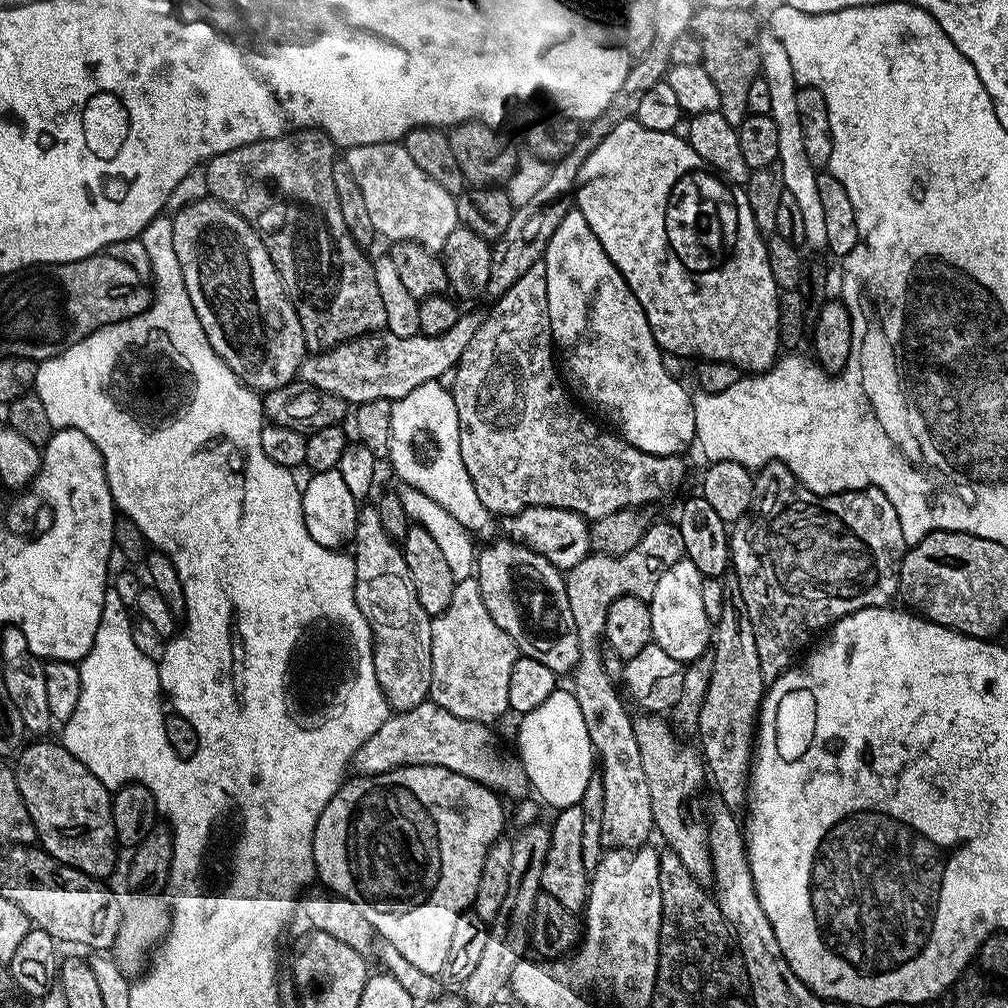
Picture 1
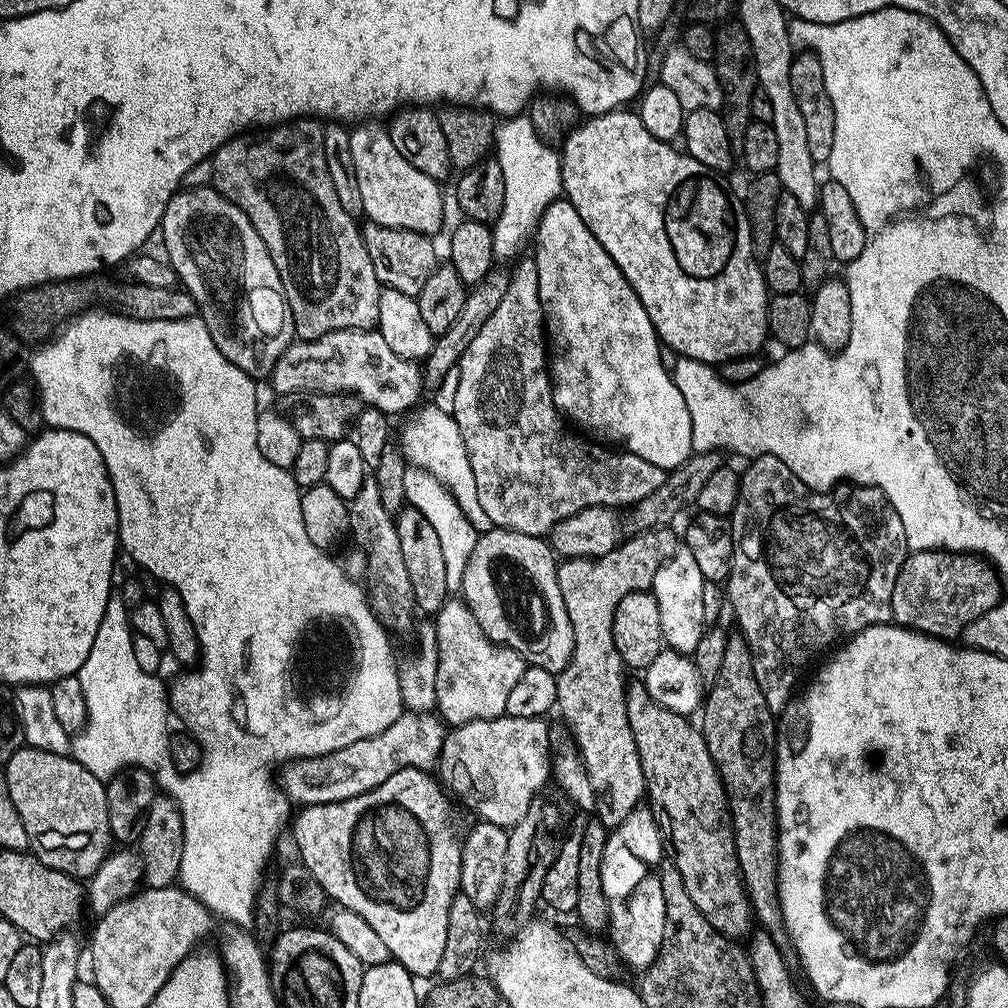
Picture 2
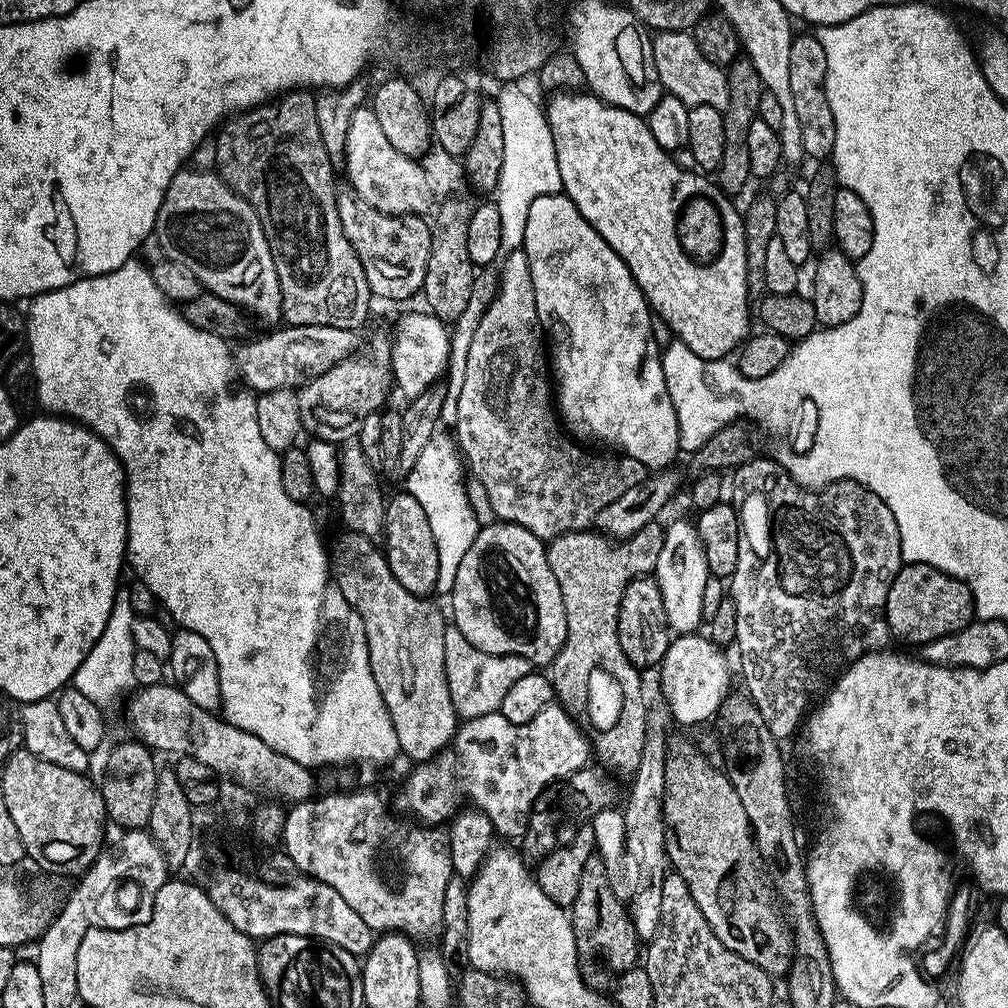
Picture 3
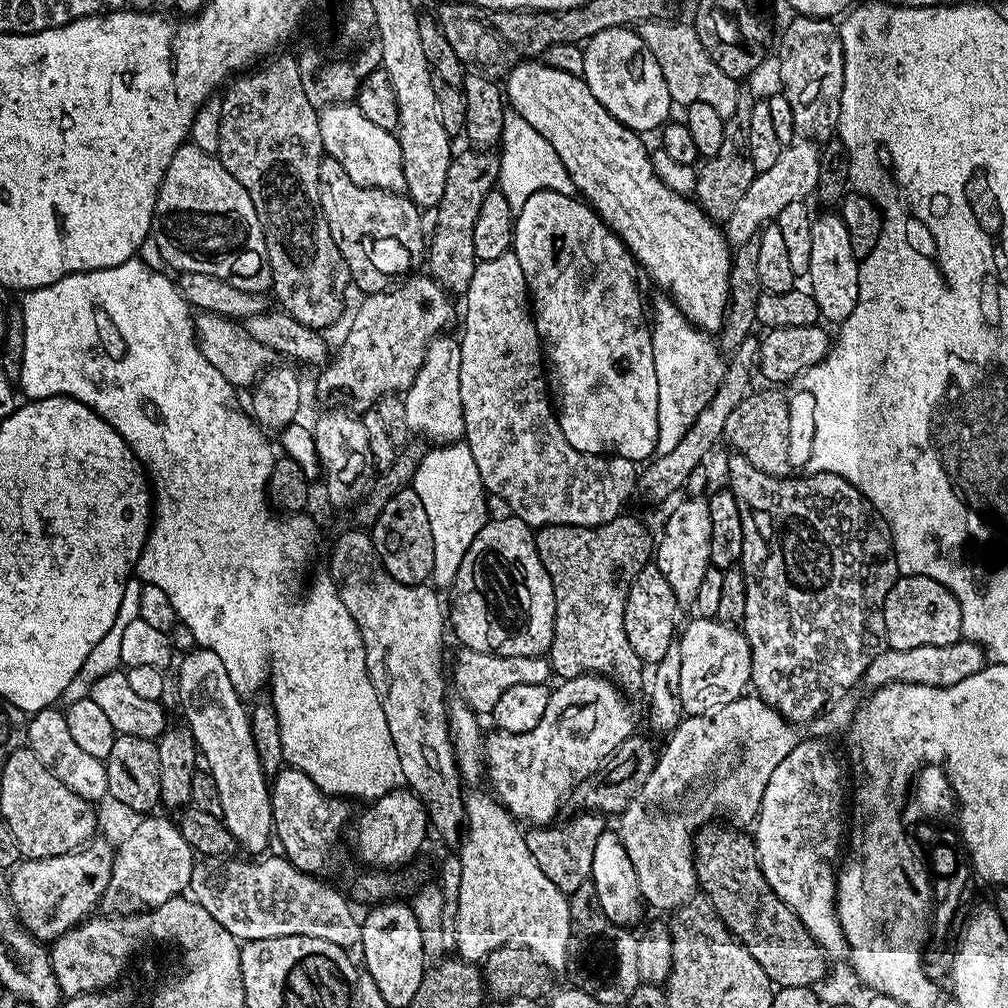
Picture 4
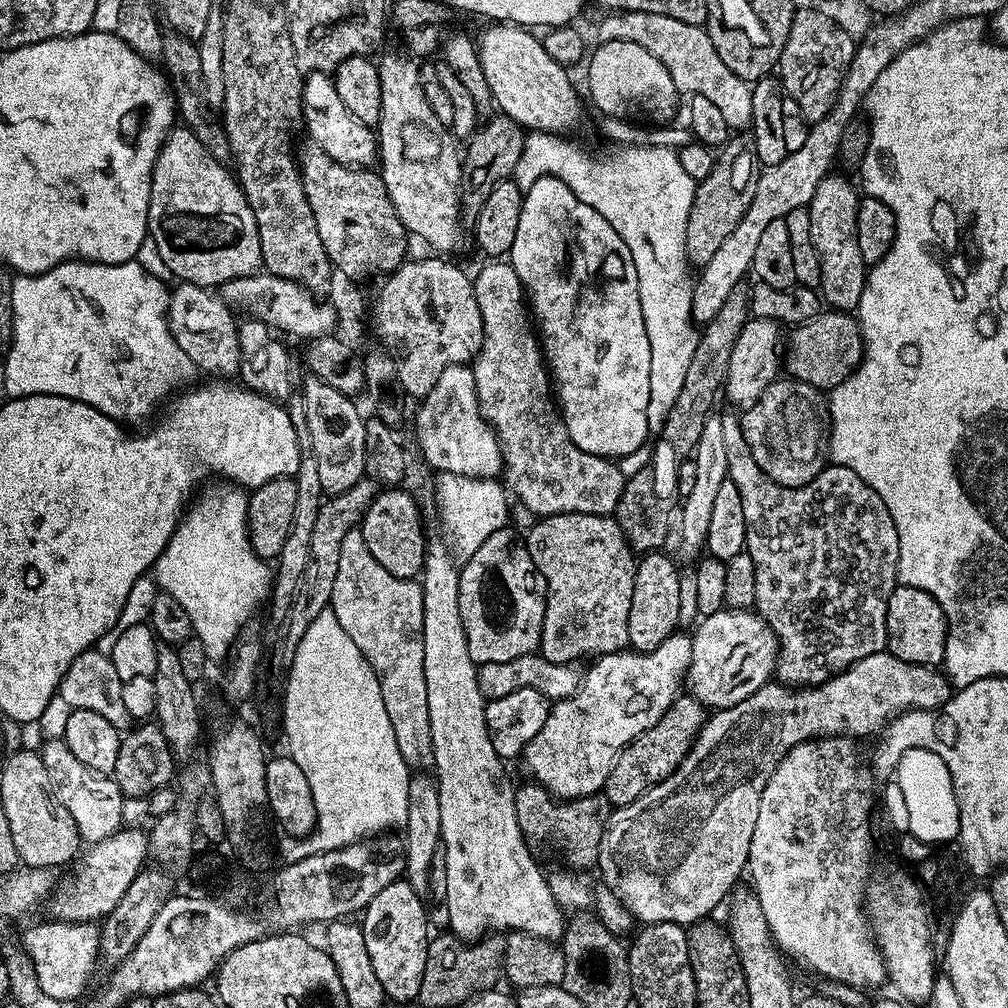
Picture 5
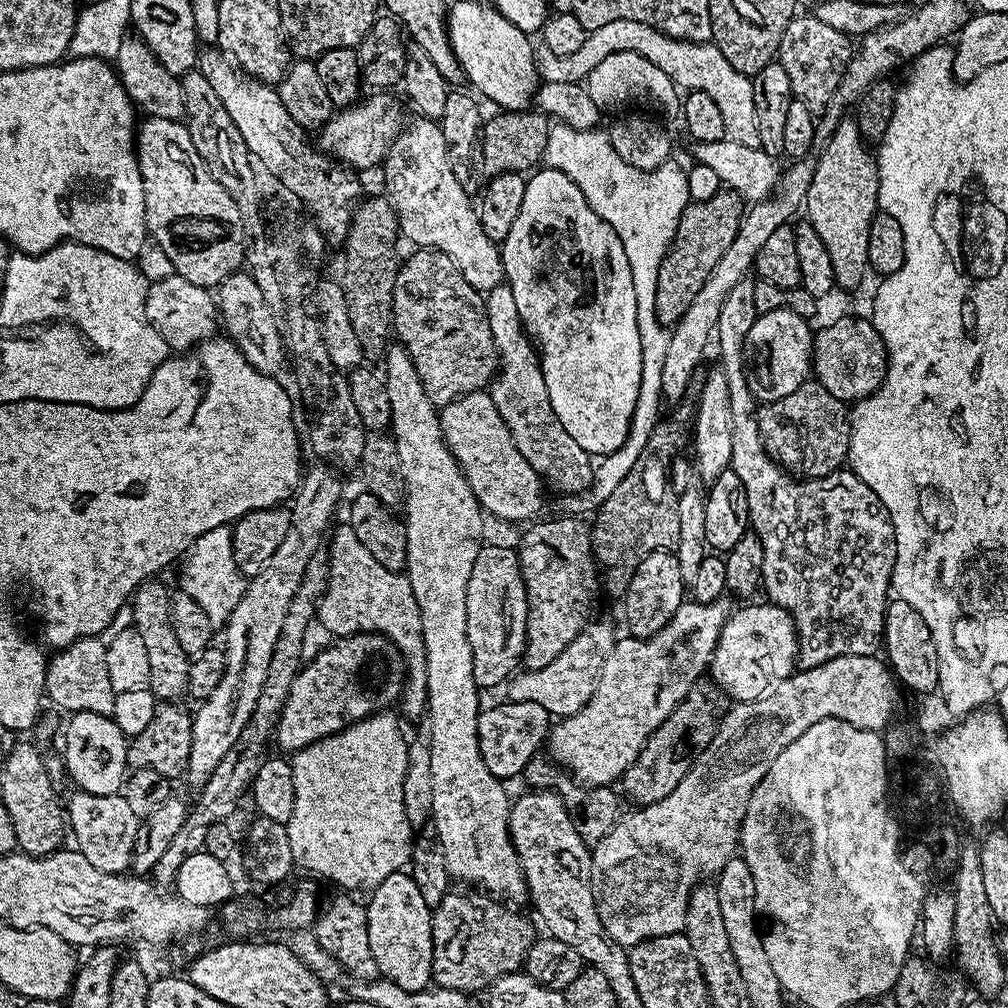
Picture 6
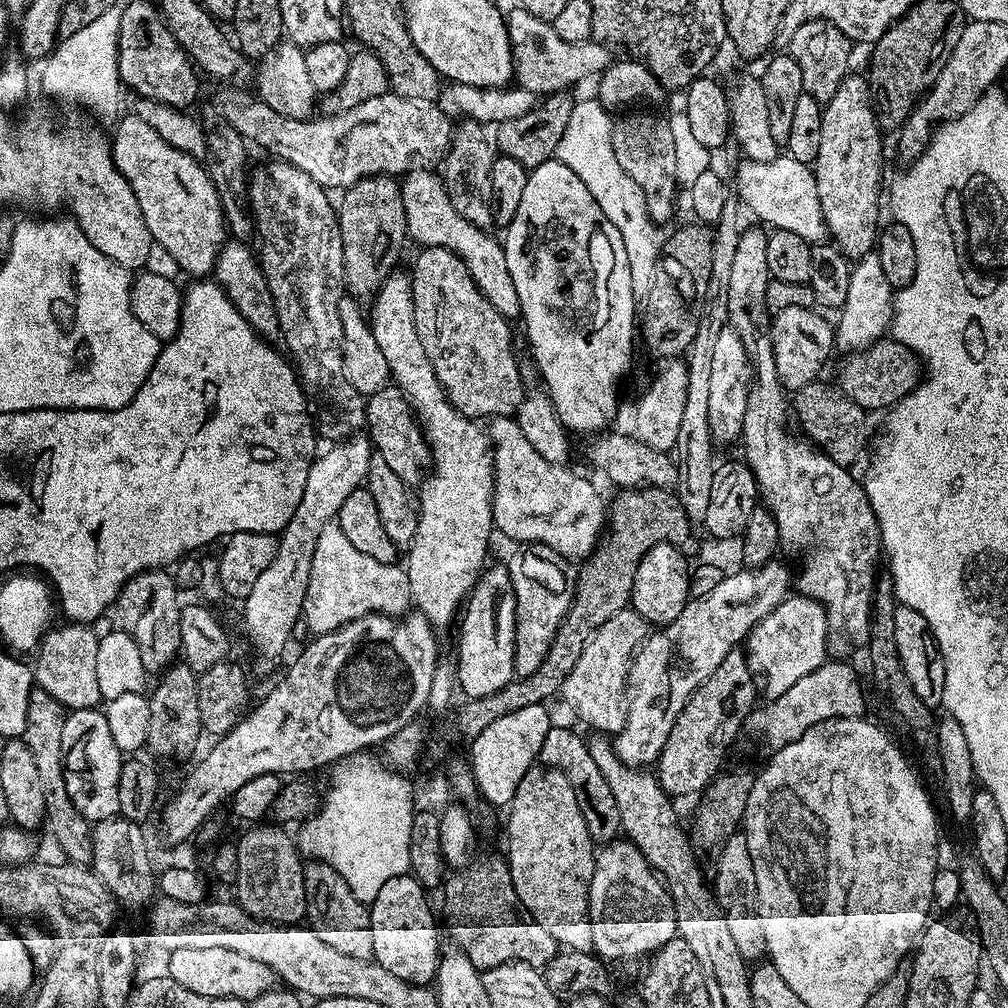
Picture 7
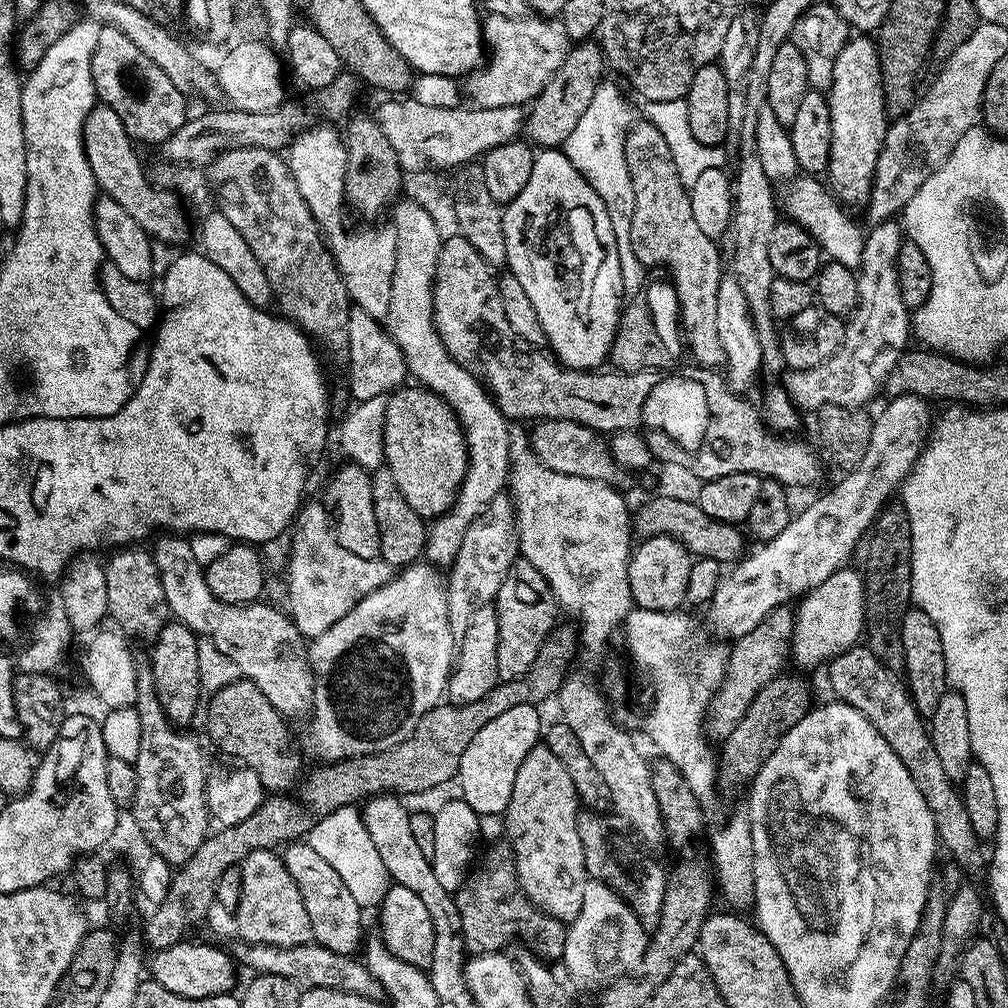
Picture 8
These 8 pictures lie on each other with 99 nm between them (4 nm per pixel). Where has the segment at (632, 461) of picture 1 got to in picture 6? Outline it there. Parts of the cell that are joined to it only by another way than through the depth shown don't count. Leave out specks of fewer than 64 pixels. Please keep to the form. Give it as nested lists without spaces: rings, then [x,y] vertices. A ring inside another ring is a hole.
[[[505,282],[490,290],[484,301],[490,318],[490,334],[494,334],[494,346],[500,359],[500,367],[490,385],[492,401],[502,414],[502,422],[514,438],[514,446],[522,453],[522,458],[534,466],[541,480],[556,492],[581,494],[592,486],[594,460],[570,434],[566,434],[554,406],[550,406],[550,394],[546,390],[546,378],[542,378],[540,354],[532,343],[532,337],[524,328],[514,303],[514,290]]]

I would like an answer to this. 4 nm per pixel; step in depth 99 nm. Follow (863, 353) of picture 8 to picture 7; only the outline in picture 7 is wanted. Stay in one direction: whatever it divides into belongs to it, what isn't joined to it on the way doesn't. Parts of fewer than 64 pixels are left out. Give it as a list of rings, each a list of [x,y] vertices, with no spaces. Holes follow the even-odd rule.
[[[875,250],[867,252],[863,258],[852,264],[850,287],[846,302],[838,310],[840,324],[834,328],[834,344],[844,354],[859,353],[867,350],[873,343],[885,335],[892,327],[892,301],[894,289],[886,282],[886,273],[882,270],[882,261]]]

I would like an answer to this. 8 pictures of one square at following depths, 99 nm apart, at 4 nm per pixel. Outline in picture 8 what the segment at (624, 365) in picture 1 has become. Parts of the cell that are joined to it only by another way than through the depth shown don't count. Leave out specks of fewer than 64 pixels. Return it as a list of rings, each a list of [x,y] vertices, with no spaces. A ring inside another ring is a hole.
[[[544,150],[537,155],[534,170],[530,170],[530,182],[526,182],[518,198],[506,205],[503,216],[507,271],[518,278],[522,290],[526,290],[526,298],[530,298],[538,314],[538,322],[542,322],[551,355],[566,368],[599,369],[603,365],[600,363],[609,359],[612,350],[616,327],[622,319],[620,296],[624,292],[614,226],[602,198],[598,198],[564,151]],[[596,299],[600,299],[600,304],[592,304]]]

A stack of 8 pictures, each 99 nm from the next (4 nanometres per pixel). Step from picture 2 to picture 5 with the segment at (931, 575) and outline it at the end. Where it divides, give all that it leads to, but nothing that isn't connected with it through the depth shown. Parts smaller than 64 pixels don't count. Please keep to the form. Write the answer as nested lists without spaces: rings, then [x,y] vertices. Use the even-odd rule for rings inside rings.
[[[897,586],[888,599],[886,610],[886,630],[888,631],[887,651],[892,652],[902,662],[940,666],[944,663],[948,620],[942,606],[926,590]]]

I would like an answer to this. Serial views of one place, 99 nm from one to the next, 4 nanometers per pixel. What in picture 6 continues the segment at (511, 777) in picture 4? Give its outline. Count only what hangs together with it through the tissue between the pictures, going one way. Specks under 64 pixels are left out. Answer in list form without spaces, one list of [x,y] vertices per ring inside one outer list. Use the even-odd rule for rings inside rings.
[[[721,598],[709,604],[685,602],[676,611],[674,618],[670,618],[670,622],[666,622],[666,626],[662,626],[662,630],[658,630],[658,634],[654,634],[649,640],[617,639],[606,658],[590,702],[573,716],[557,719],[551,725],[546,741],[551,759],[585,786],[615,785],[615,780],[617,783],[636,761],[654,730],[658,730],[658,726],[666,722],[666,718],[688,696],[697,680],[709,671],[712,655],[722,634],[722,626],[730,615],[726,601],[727,599]]]

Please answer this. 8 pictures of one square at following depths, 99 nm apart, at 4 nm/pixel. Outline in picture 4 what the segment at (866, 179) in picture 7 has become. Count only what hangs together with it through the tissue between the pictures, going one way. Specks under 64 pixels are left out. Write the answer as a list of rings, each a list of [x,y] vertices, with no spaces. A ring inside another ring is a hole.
[[[835,211],[824,212],[825,216],[817,215],[810,230],[810,270],[806,277],[807,287],[810,289],[814,302],[818,302],[818,310],[825,321],[829,320],[833,326],[844,323],[850,314],[854,314],[854,306],[860,301],[860,261],[854,254],[854,246],[850,246],[850,233],[846,230],[846,222]]]

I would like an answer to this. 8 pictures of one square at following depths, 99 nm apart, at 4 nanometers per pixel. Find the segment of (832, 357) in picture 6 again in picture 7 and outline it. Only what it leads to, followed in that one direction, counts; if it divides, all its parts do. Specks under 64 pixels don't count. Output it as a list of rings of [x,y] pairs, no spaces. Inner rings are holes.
[[[890,336],[881,337],[865,352],[851,353],[845,360],[840,370],[838,387],[867,412],[892,407],[912,392],[923,379],[923,365],[919,357]]]

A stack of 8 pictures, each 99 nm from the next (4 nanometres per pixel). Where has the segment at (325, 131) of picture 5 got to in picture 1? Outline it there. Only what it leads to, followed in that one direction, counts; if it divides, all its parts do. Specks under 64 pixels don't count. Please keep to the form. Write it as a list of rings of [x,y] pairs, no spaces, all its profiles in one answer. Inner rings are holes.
[[[403,143],[354,146],[343,153],[342,159],[362,190],[377,237],[385,236],[388,242],[418,242],[435,253],[443,250],[446,238],[458,227],[456,197],[442,190],[414,163]]]

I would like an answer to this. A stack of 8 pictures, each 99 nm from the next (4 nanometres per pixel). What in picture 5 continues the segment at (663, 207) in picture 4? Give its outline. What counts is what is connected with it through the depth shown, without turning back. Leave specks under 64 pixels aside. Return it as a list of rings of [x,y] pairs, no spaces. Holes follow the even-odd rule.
[[[492,22],[478,36],[478,51],[482,62],[482,74],[490,82],[490,94],[495,107],[509,116],[515,124],[533,132],[568,134],[580,124],[584,108],[580,96],[572,89],[569,69],[554,62],[546,54],[543,39],[523,26],[507,22]]]

